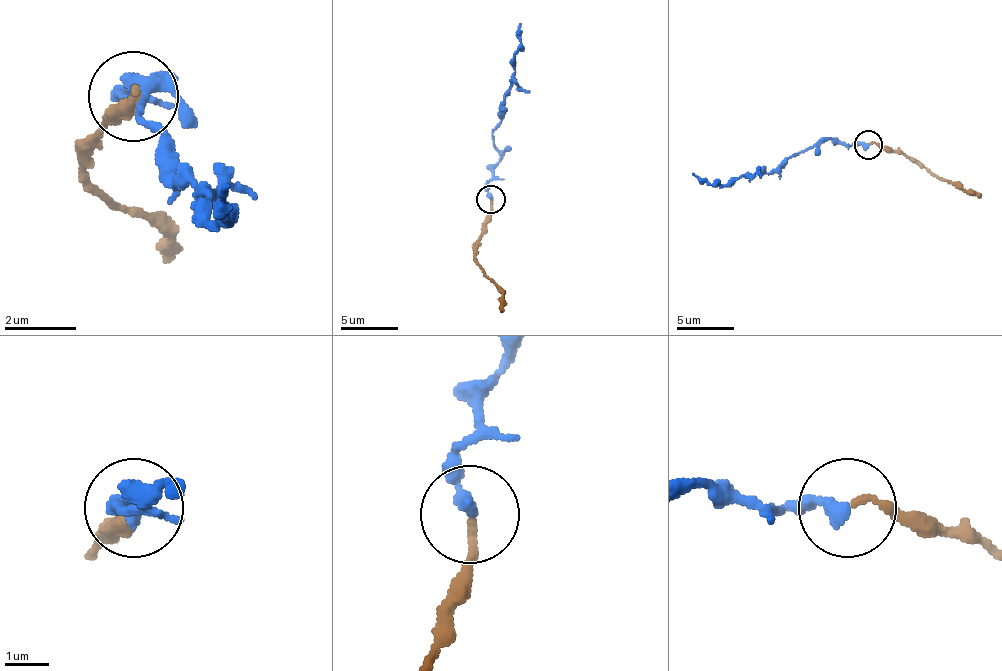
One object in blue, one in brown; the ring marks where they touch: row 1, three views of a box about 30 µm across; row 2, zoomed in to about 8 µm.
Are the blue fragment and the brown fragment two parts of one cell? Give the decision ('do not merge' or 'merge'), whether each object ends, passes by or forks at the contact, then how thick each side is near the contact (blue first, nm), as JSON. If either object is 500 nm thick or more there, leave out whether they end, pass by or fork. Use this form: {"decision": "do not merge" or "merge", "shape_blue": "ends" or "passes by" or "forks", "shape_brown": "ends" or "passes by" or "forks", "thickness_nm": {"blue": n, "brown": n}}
{"decision": "merge", "shape_blue": "ends", "shape_brown": "ends", "thickness_nm": {"blue": 320, "brown": 170}}

